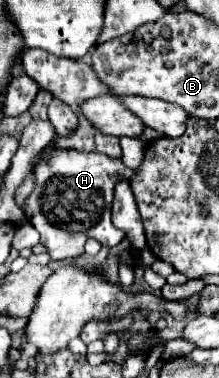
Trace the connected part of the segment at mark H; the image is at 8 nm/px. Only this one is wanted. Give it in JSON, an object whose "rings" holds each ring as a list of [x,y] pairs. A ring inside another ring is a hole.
{"rings":[[[53,151],[35,167],[37,187],[27,199],[25,217],[41,233],[41,243],[47,245],[53,261],[79,257],[89,237],[107,247],[121,243],[125,231],[121,233],[111,223],[113,189],[121,179],[131,179],[133,173],[135,171],[125,167],[121,159],[79,151]]]}

